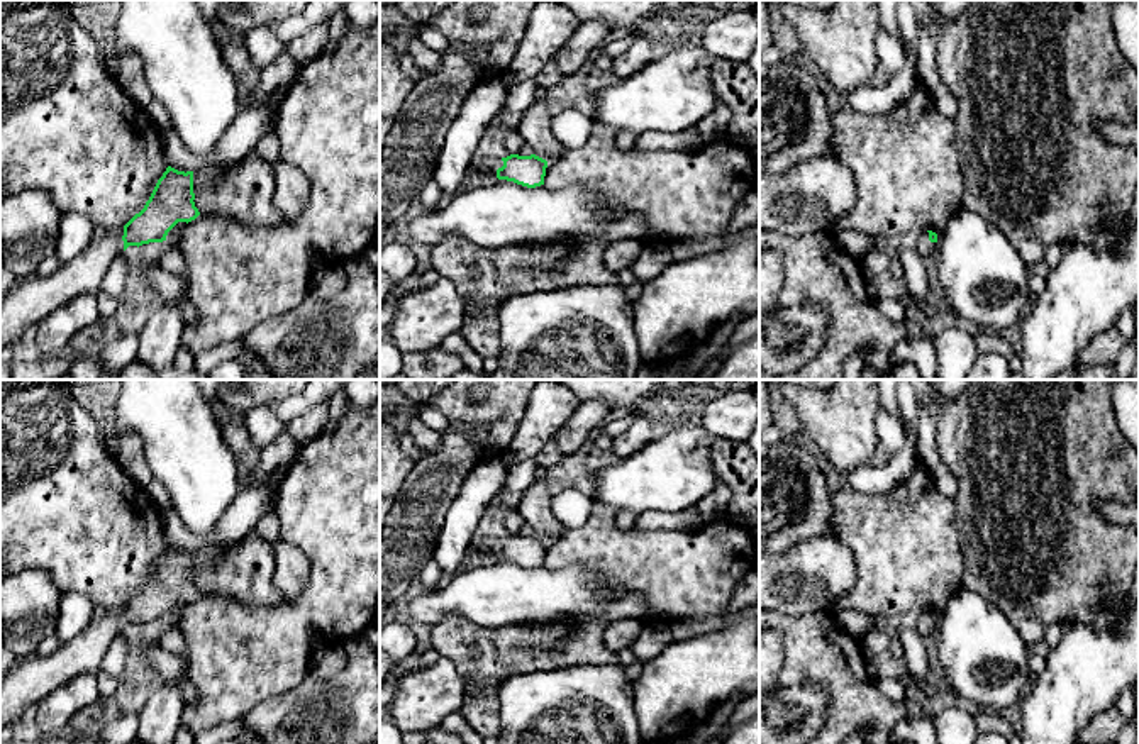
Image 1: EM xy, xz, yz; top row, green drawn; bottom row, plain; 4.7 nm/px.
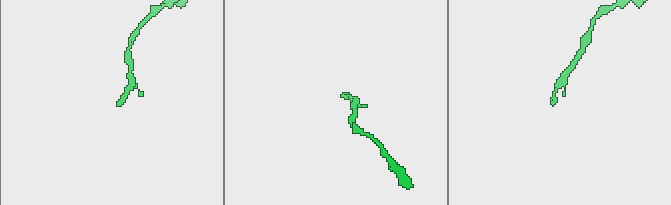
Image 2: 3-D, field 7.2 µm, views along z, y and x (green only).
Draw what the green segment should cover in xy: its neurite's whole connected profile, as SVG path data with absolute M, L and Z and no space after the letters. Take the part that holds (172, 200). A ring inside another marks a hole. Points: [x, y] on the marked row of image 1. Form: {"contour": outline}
{"contour": "M166 168L158 180L144 208L136 214L125 225L124 236L115 237L108 234L97 236L93 242L75 259L61 263L61 266L47 276L31 275L20 280L5 298L0 300L0 349L12 346L31 325L36 325L49 312L61 307L68 300L81 293L100 291L100 283L115 256L129 246L142 246L149 242L166 241L168 232L178 222L192 222L200 212L195 207L193 171L178 171Z"}

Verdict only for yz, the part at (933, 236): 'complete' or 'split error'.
split error

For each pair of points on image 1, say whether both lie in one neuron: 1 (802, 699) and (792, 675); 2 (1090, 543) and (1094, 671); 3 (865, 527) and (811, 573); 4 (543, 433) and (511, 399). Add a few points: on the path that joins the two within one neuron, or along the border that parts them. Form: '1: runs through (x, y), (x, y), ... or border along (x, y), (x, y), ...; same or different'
1: border along (785, 644), (778, 685), (819, 683), (827, 707); different
2: border along (1116, 621), (1109, 629), (1075, 619), (1061, 622); different
3: border along (833, 536), (853, 556), (853, 583); different
4: border along (529, 397), (517, 431), (505, 448); different

